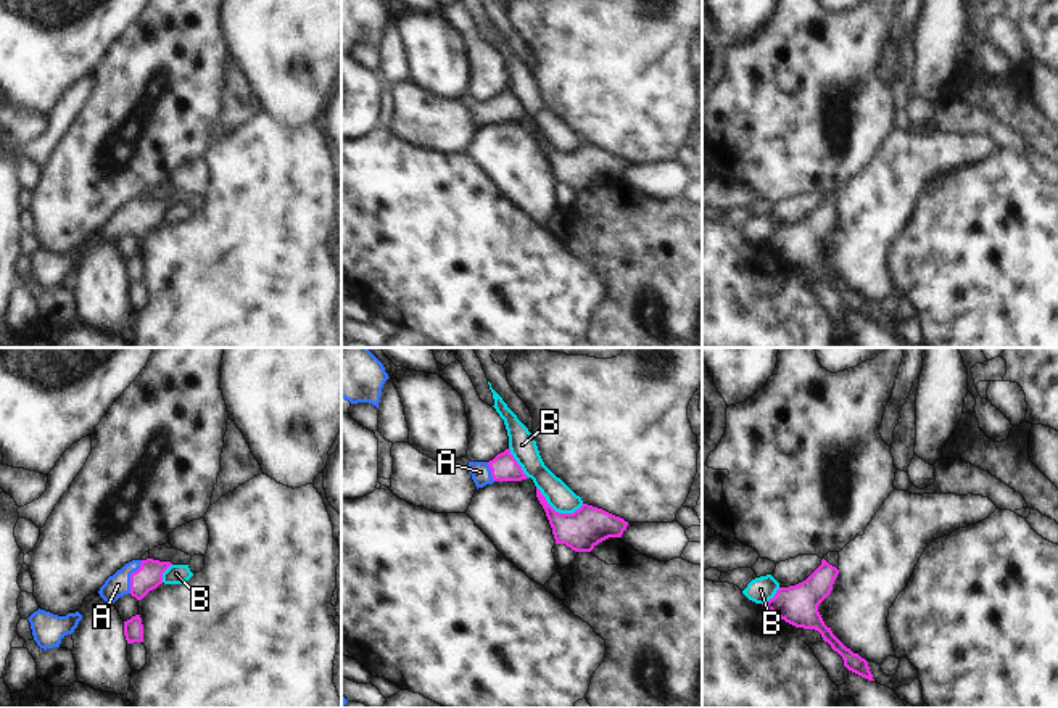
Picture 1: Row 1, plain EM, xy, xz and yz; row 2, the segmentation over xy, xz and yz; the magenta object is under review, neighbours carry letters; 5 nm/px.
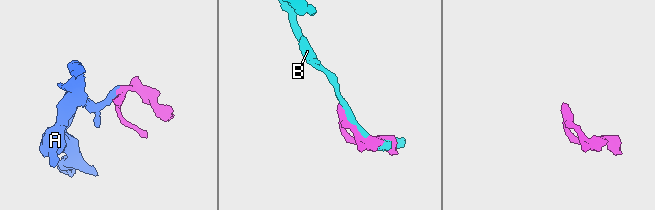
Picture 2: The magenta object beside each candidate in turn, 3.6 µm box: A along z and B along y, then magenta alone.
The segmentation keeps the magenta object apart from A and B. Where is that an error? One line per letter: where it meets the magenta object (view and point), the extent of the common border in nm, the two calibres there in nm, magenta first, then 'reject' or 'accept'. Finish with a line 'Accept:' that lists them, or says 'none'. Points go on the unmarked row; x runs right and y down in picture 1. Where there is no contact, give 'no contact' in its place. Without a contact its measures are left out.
A: meets magenta in xy at (131, 216); contact 180 nm long; 140 nm thick on the magenta side, 120 nm on the other; accept
B: meets magenta in xz at (557, 152); contact 260 nm long; 200 nm thick on the magenta side, 140 nm on the other; reject
Accept: A

